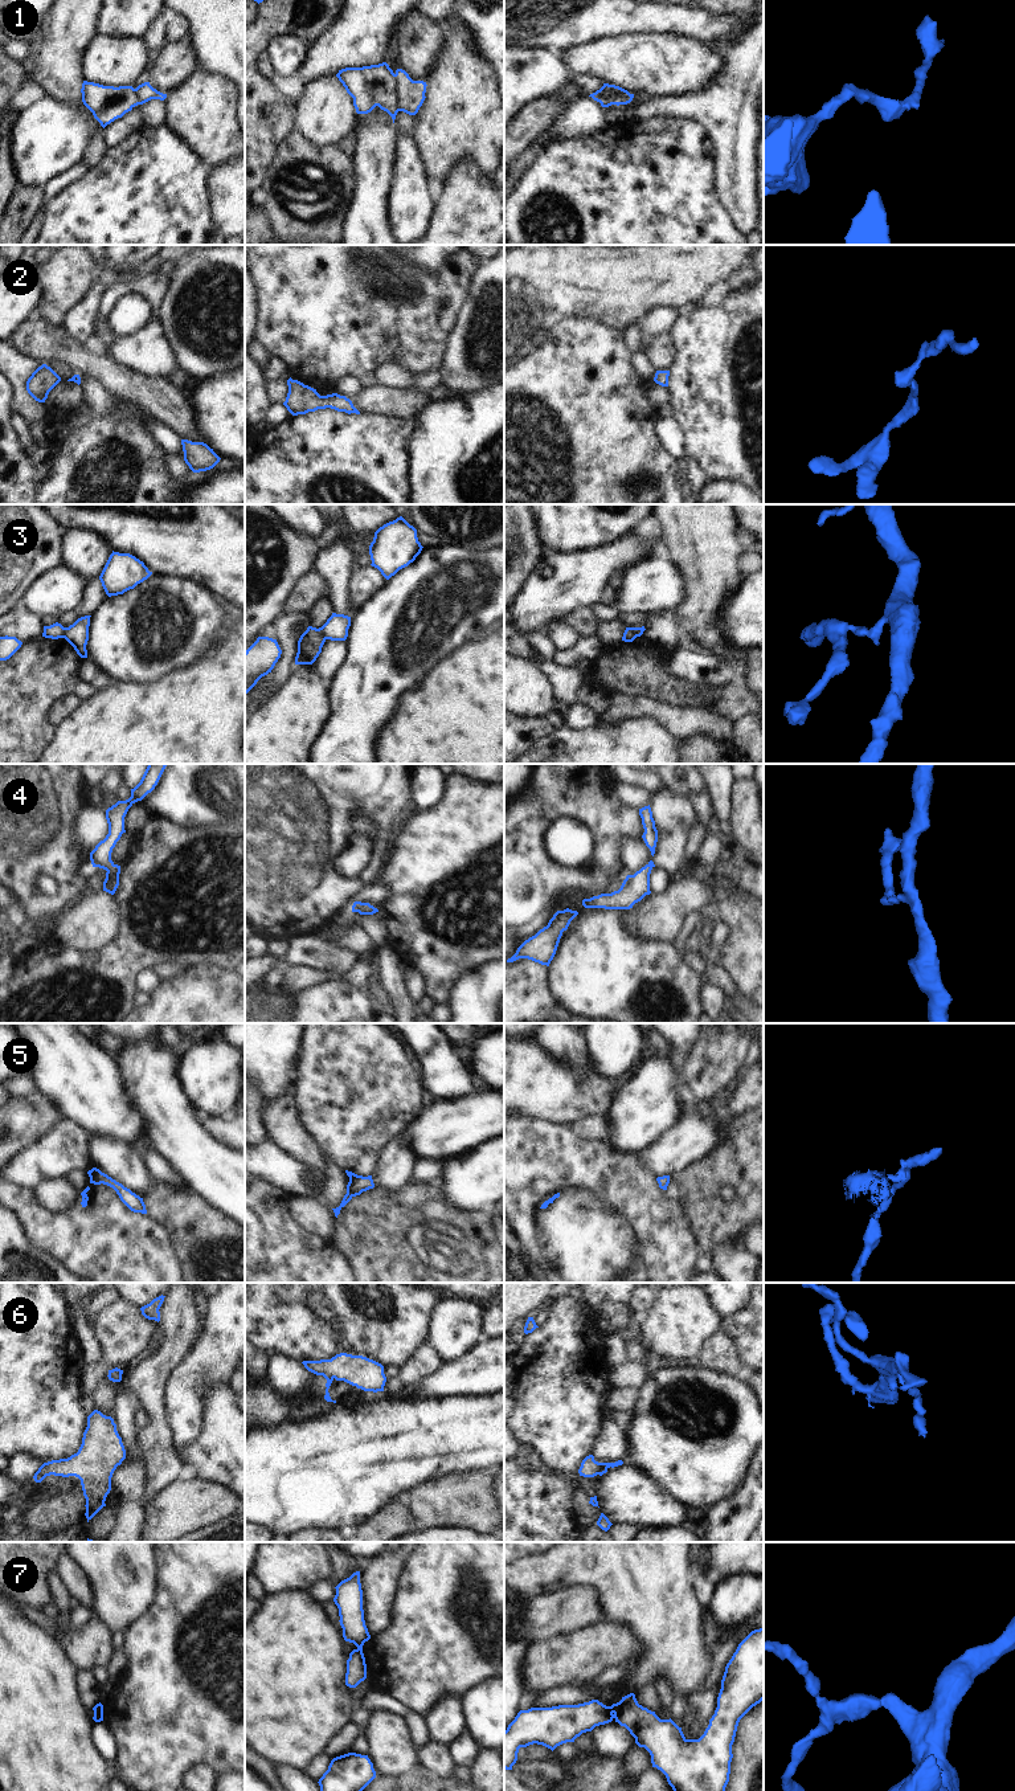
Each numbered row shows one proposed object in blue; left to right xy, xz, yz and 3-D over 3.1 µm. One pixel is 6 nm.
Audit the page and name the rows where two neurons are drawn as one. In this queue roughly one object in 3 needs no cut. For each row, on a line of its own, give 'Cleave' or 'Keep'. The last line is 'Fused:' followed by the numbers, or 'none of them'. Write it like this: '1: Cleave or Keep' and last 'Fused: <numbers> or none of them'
1: Cleave
2: Keep
3: Cleave
4: Keep
5: Cleave
6: Keep
7: Cleave
Fused: 1, 3, 5, 7.

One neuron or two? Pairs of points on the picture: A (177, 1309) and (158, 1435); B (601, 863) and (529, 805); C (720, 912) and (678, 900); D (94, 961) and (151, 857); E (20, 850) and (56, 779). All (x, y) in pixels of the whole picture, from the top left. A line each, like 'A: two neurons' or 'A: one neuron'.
A: one neuron
B: one neuron
C: two neurons
D: one neuron
E: one neuron

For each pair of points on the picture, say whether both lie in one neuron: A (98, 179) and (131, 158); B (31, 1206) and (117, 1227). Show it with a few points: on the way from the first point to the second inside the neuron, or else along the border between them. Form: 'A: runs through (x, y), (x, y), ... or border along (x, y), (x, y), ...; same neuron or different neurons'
A: runs through (106, 179), (110, 179), (123, 166); same neuron
B: runs through (52, 1227), (95, 1227); same neuron

